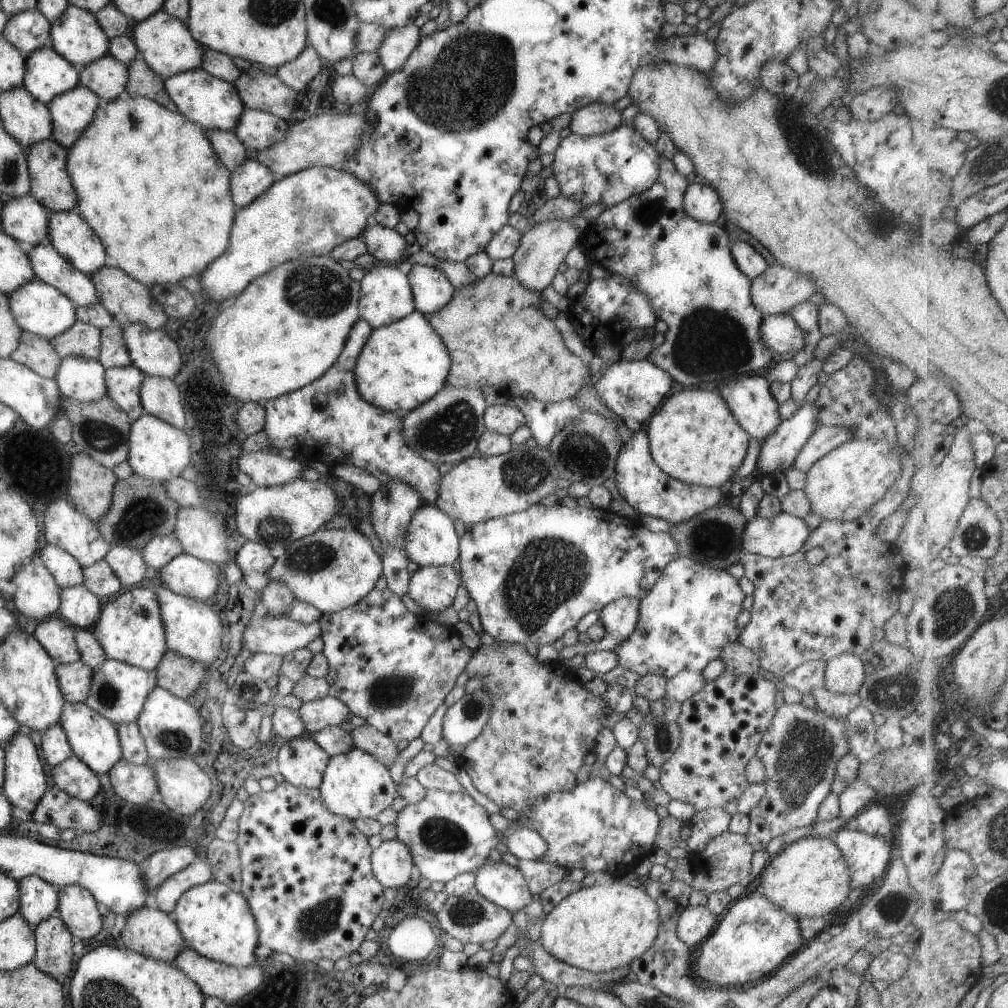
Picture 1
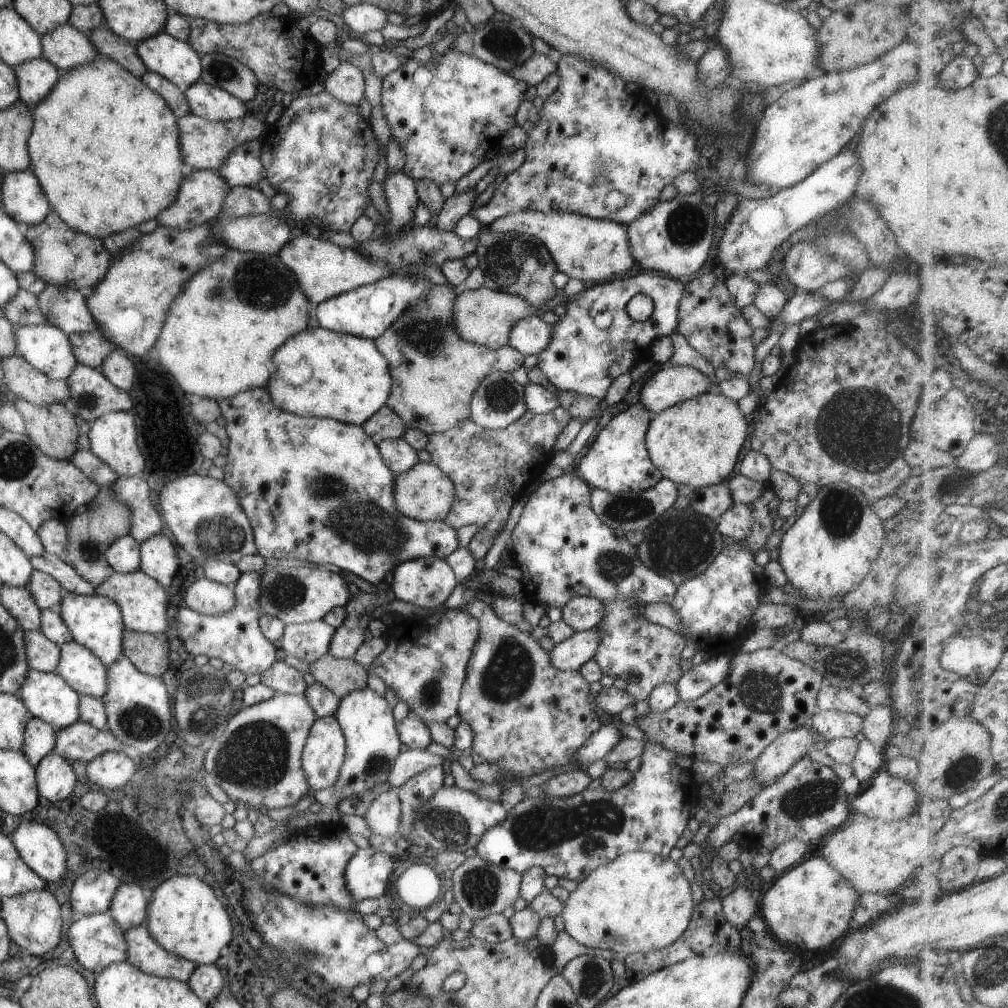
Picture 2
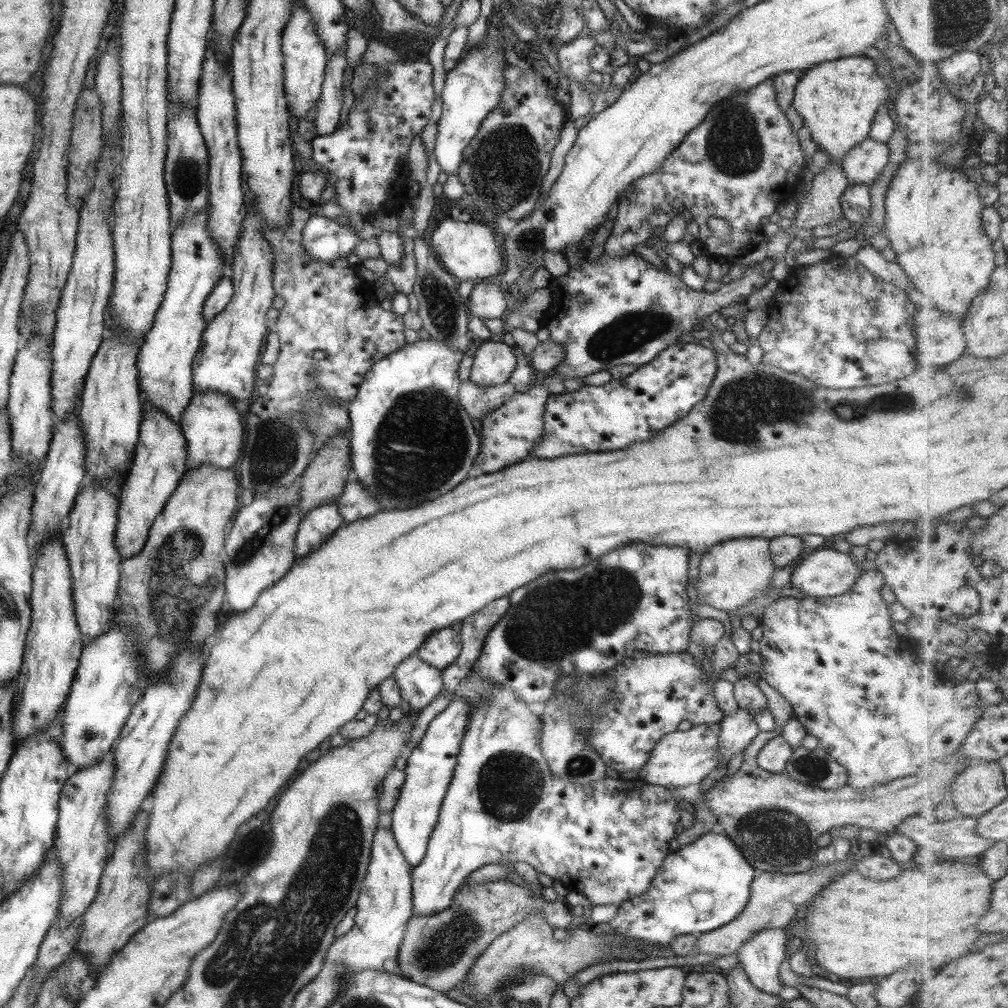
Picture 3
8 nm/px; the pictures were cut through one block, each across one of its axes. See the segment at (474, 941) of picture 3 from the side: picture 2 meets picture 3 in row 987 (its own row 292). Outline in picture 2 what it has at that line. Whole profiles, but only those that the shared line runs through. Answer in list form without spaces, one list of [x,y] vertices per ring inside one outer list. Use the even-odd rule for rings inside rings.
[[[449,284],[431,285],[425,300],[411,304],[385,328],[385,332],[374,341],[377,350],[389,364],[391,388],[385,400],[385,406],[403,421],[406,428],[417,429],[426,435],[445,432],[469,416],[469,400],[473,388],[479,380],[491,372],[512,373],[523,364],[523,355],[513,350],[508,344],[497,350],[487,350],[477,344],[461,340],[453,328],[453,302],[456,294]]]

